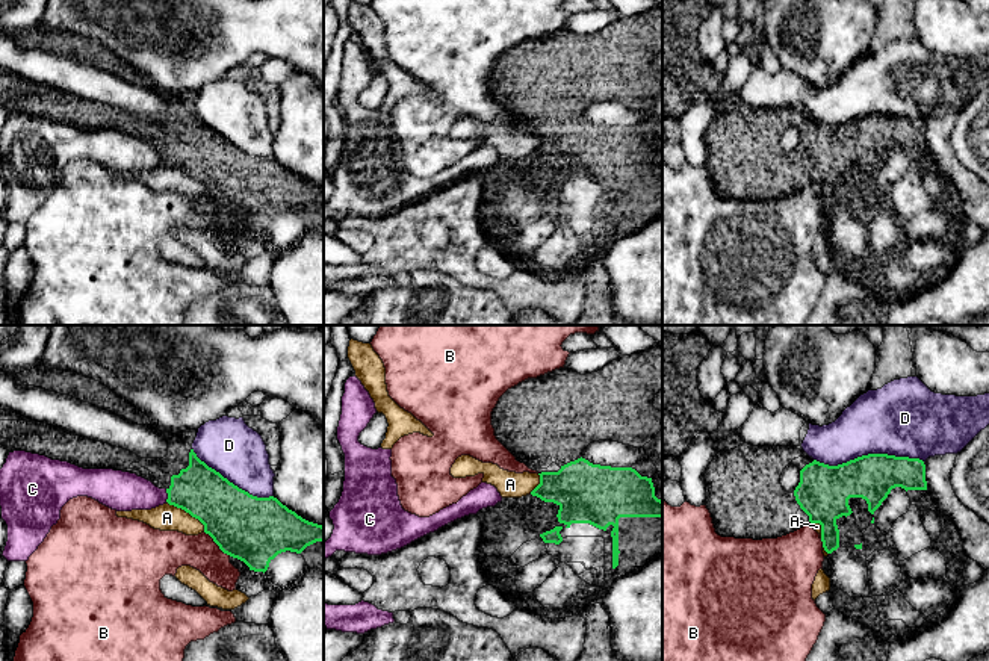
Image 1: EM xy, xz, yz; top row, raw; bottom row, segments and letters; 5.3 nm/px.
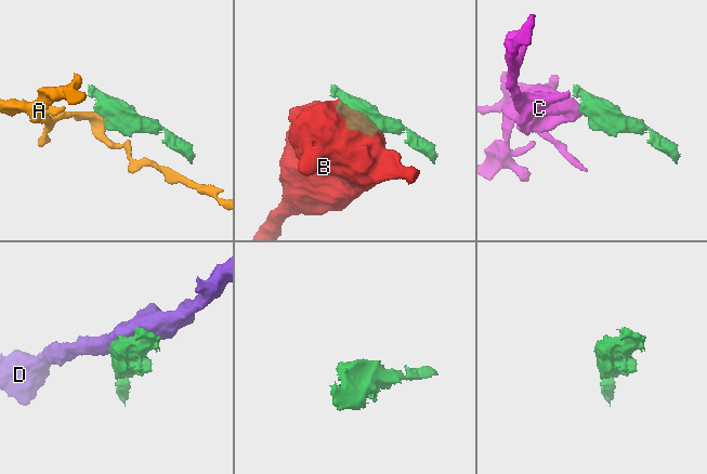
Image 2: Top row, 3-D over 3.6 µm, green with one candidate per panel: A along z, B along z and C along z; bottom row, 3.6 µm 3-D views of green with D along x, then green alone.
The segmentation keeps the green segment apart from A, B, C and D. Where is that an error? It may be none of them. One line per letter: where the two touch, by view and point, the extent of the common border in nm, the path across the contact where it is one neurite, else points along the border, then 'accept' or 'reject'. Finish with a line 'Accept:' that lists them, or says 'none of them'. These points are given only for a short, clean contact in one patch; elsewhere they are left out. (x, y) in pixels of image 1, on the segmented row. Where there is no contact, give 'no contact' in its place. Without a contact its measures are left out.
A: xy (188, 512) | 260 nm | along xy (167, 501), (194, 516), (204, 531) | reject
B: xy (217, 543) | 190 nm | along xy (204, 531), (230, 555) | reject
C: xy (168, 495) | 70 nm | along xy (165, 489), (167, 501) | reject
D: yz (868, 454) | 600 nm | reject
Accept: none of them

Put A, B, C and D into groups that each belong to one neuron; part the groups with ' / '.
A / B / C / D

